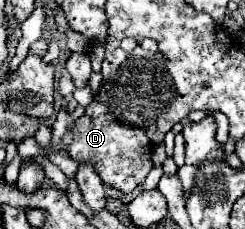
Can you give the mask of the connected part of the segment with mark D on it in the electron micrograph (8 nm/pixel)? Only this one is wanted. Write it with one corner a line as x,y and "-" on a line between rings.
92,102
86,108
84,116
74,122
74,140
70,144
70,156
76,162
94,162
94,168
100,174
102,182
122,190
124,194
134,192
152,170
152,150
154,146
140,128
120,124
104,104

